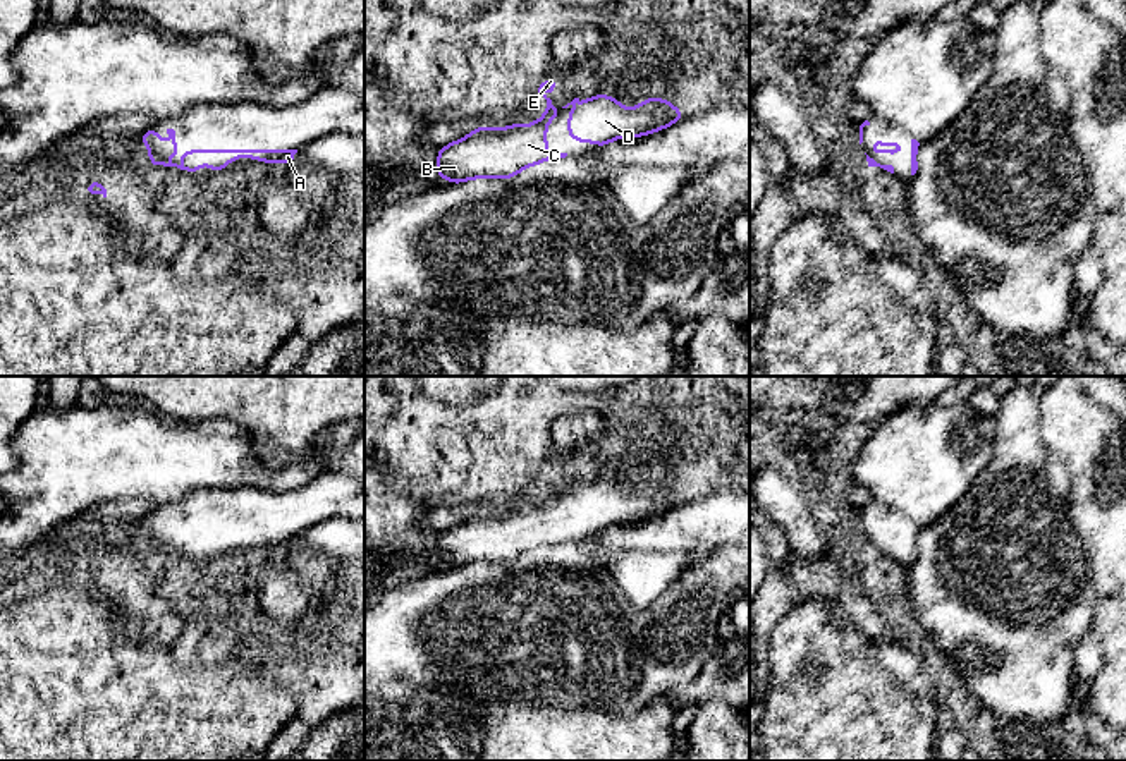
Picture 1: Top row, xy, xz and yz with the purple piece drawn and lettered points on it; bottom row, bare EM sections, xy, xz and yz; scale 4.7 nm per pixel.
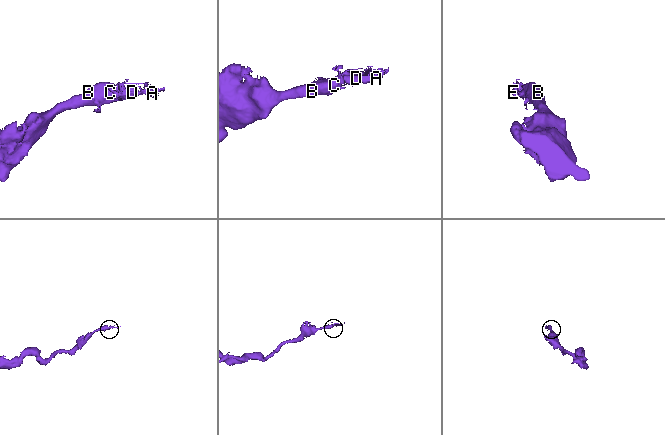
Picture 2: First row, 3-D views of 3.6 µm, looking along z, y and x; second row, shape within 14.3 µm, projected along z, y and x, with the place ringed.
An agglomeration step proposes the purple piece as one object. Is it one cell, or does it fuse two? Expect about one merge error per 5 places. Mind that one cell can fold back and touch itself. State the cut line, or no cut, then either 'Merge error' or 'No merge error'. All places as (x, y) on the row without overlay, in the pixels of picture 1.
No split. No merge error

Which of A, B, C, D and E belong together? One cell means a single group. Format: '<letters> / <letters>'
A B C D E

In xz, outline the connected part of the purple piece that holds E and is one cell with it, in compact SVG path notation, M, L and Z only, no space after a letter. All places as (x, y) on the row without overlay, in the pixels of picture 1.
M545 462L538 478L547 484L547 495L531 510L509 508L505 514L483 510L438 533L437 560L456 570L469 563L514 563L526 551L566 543L567 538L547 536L547 508L557 505L562 493L545 478L557 474L559 466Z

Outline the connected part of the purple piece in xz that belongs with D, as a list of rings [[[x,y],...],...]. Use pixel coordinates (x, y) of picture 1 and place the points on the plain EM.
[[[603,478],[574,483],[562,491],[574,491],[567,507],[567,521],[578,527],[593,526],[597,533],[602,533],[621,521],[641,522],[686,503],[682,495],[667,484],[641,483],[639,486],[643,488],[641,493],[633,490],[624,495],[617,481],[605,481]]]

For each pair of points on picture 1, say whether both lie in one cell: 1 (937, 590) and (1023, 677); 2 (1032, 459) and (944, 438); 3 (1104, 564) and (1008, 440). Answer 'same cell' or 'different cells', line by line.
1: same cell
2: different cells
3: different cells

